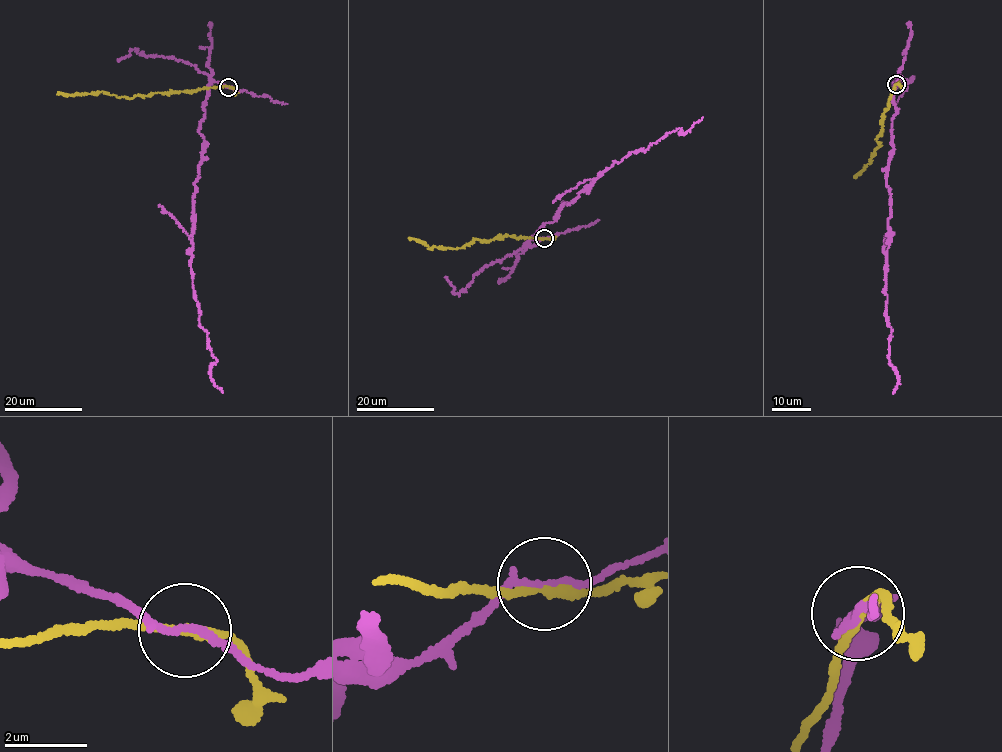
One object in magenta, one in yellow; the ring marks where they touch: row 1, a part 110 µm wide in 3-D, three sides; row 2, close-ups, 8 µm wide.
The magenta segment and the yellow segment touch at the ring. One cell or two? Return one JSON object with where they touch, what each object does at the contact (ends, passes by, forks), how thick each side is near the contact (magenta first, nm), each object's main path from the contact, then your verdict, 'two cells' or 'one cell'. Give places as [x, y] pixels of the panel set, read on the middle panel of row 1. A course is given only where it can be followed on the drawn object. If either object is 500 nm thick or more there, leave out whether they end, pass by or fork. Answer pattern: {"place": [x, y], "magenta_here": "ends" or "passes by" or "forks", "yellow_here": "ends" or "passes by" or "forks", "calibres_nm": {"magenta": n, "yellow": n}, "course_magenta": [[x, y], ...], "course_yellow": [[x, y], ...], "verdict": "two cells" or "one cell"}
{"place": [544, 238], "magenta_here": "passes by", "yellow_here": "passes by", "calibres_nm": {"magenta": 160, "yellow": 220}, "course_magenta": [[545, 238], [530, 244], [563, 203], [616, 161], [679, 128], [686, 133], [703, 118]], "course_yellow": [[545, 239], [506, 235], [488, 242], [475, 239], [455, 249], [431, 248], [409, 239]], "verdict": "two cells"}

